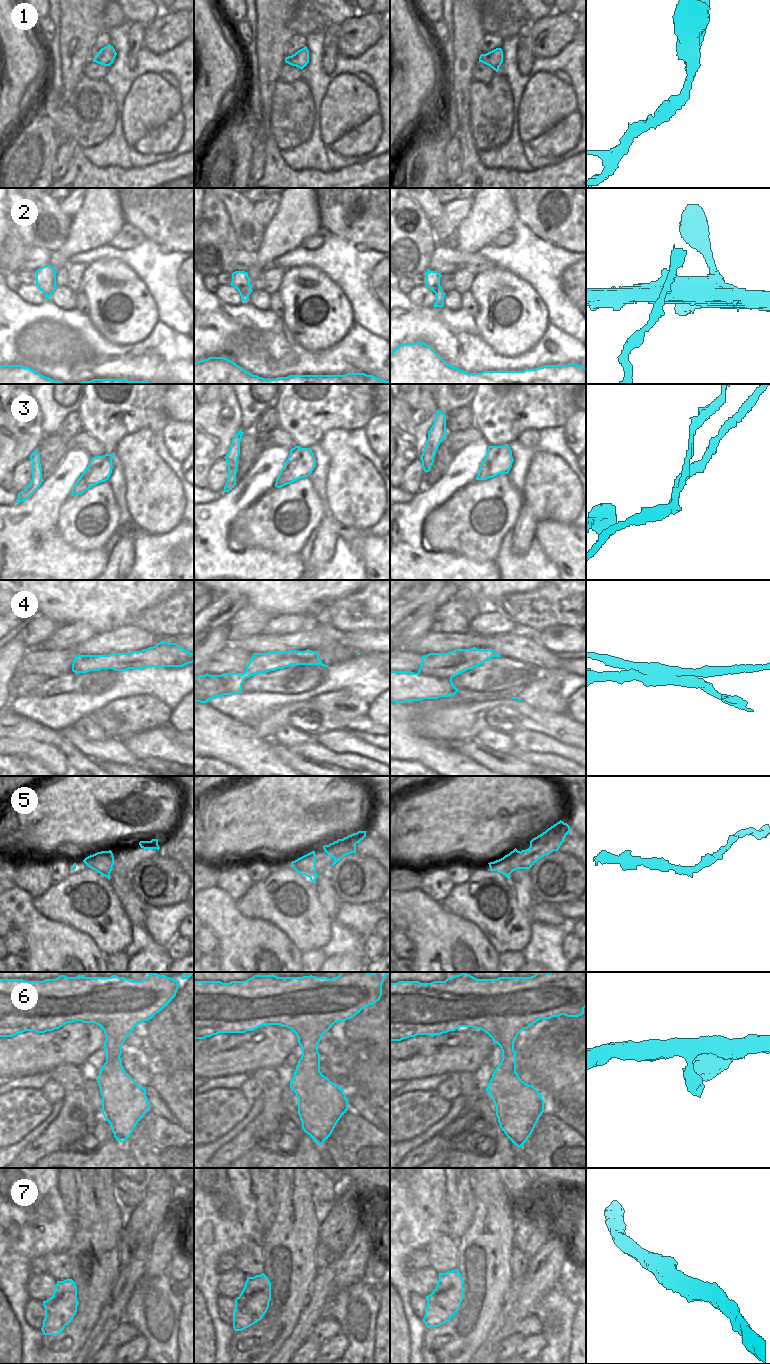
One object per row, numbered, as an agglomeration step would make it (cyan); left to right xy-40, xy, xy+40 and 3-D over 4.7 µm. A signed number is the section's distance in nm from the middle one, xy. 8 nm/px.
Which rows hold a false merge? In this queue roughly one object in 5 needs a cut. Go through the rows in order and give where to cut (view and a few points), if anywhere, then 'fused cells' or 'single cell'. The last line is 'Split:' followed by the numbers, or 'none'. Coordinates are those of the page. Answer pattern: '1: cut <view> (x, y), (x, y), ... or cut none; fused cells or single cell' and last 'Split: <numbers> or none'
1: cut none; single cell
2: cut xy+40 (440, 289), (434, 292); fused cells
3: cut xy-40 (40, 466), (32, 468); fused cells
4: cut xy+40 (418, 672), (424, 675), (451, 679); fused cells
5: cut none; single cell
6: cut none; single cell
7: cut none; single cell
Split: 2, 3, 4

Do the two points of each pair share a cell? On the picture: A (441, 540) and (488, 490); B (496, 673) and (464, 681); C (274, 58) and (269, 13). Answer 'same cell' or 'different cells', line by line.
A: same cell
B: same cell
C: same cell

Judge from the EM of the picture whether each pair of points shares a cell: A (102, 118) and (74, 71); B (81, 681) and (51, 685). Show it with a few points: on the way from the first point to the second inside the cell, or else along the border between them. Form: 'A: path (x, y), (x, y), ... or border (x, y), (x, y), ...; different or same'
A: border (82, 75), (76, 86), (66, 94); different
B: path (74, 682), (58, 685); same

